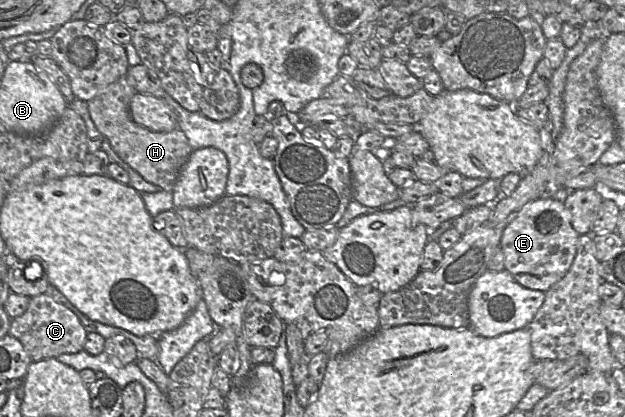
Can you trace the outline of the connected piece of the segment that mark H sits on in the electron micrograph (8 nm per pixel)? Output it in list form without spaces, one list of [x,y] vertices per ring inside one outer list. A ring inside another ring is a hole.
[[[121,77],[87,102],[89,114],[97,129],[125,163],[163,191],[173,191],[180,171],[193,150],[186,135],[179,129],[154,132],[136,124],[129,112],[130,100],[136,93],[126,77]]]

